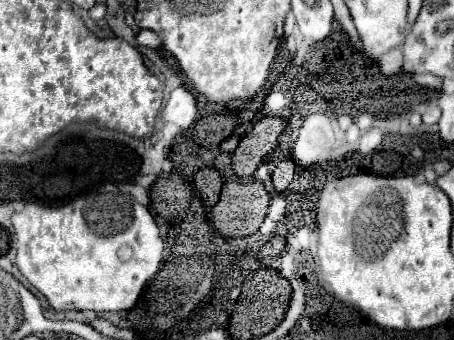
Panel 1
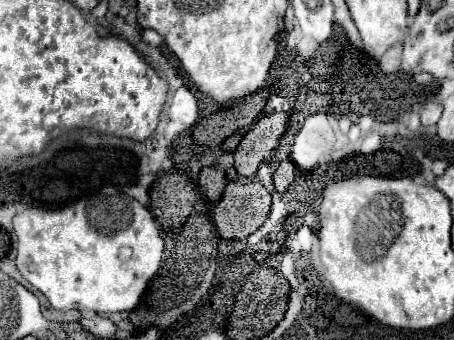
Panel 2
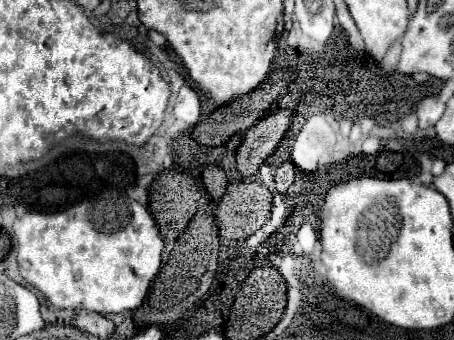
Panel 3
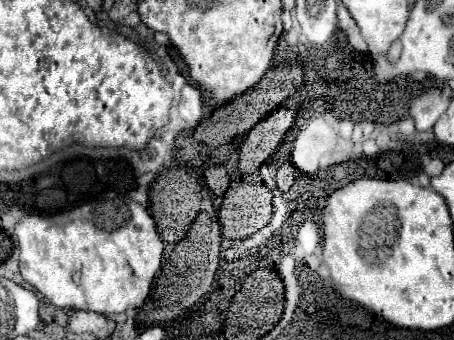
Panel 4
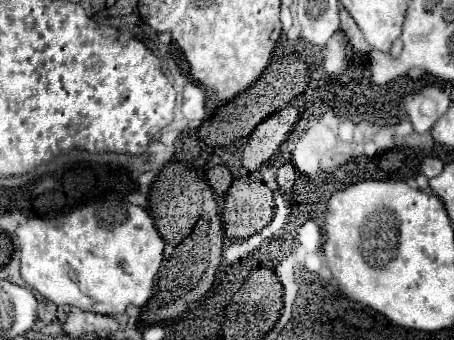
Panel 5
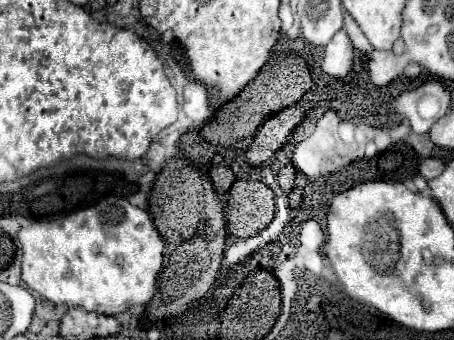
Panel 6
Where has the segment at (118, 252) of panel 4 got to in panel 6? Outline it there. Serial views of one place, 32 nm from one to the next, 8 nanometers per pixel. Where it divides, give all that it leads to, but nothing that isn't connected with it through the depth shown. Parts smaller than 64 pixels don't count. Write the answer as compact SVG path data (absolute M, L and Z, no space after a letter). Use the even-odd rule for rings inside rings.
M108 195L94 206L50 222L32 222L18 232L22 242L22 280L50 302L80 306L116 316L136 304L148 304L164 260L164 242L152 218L128 200Z

